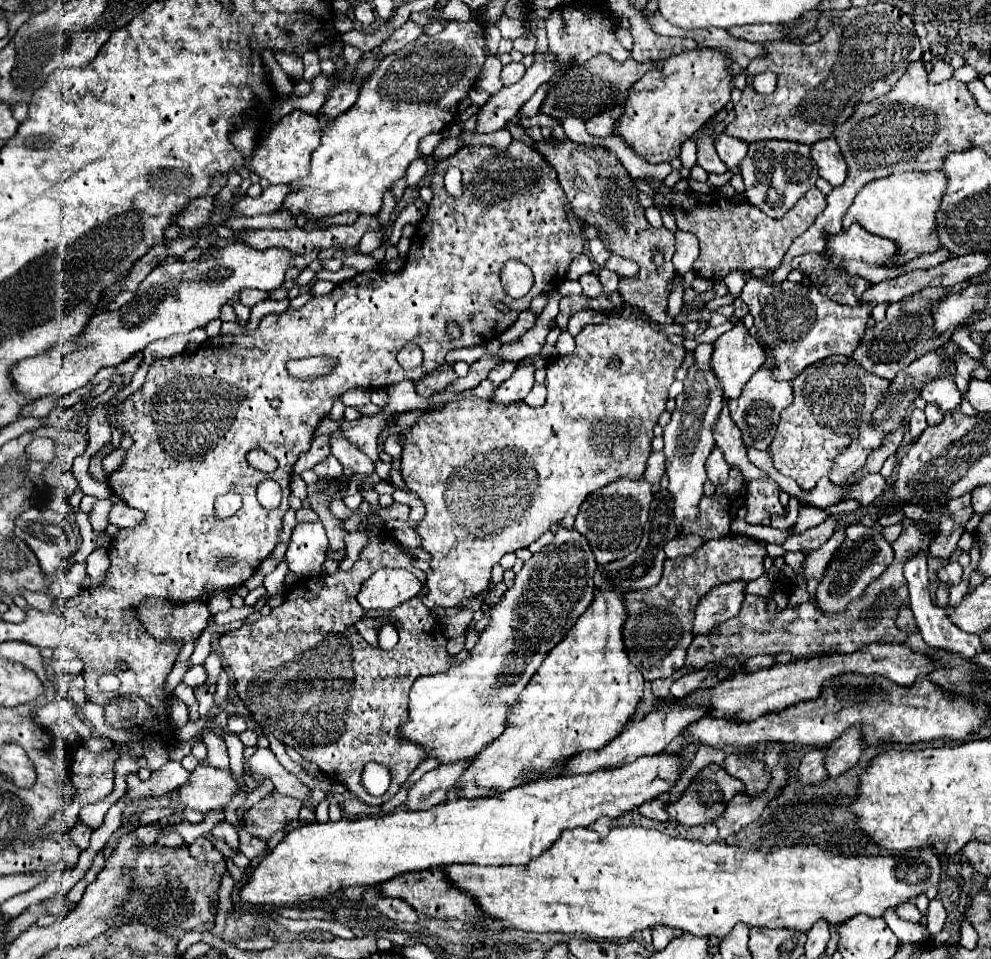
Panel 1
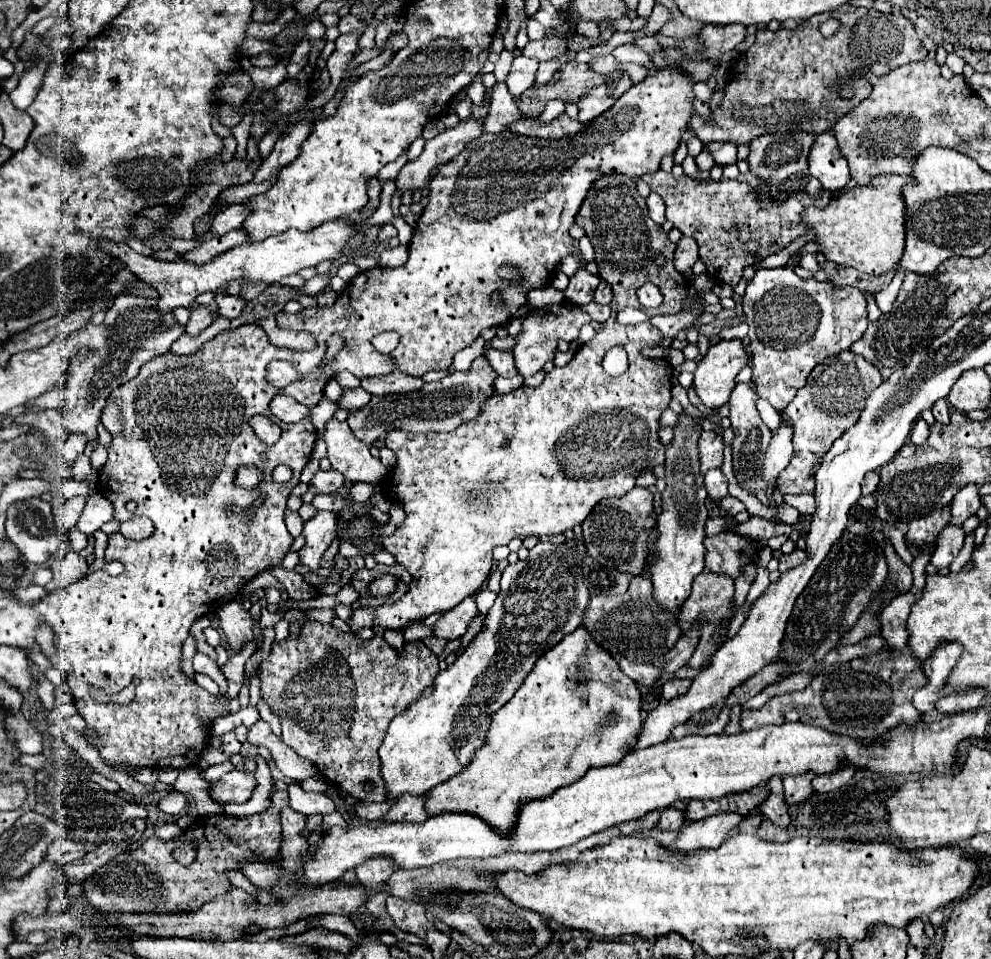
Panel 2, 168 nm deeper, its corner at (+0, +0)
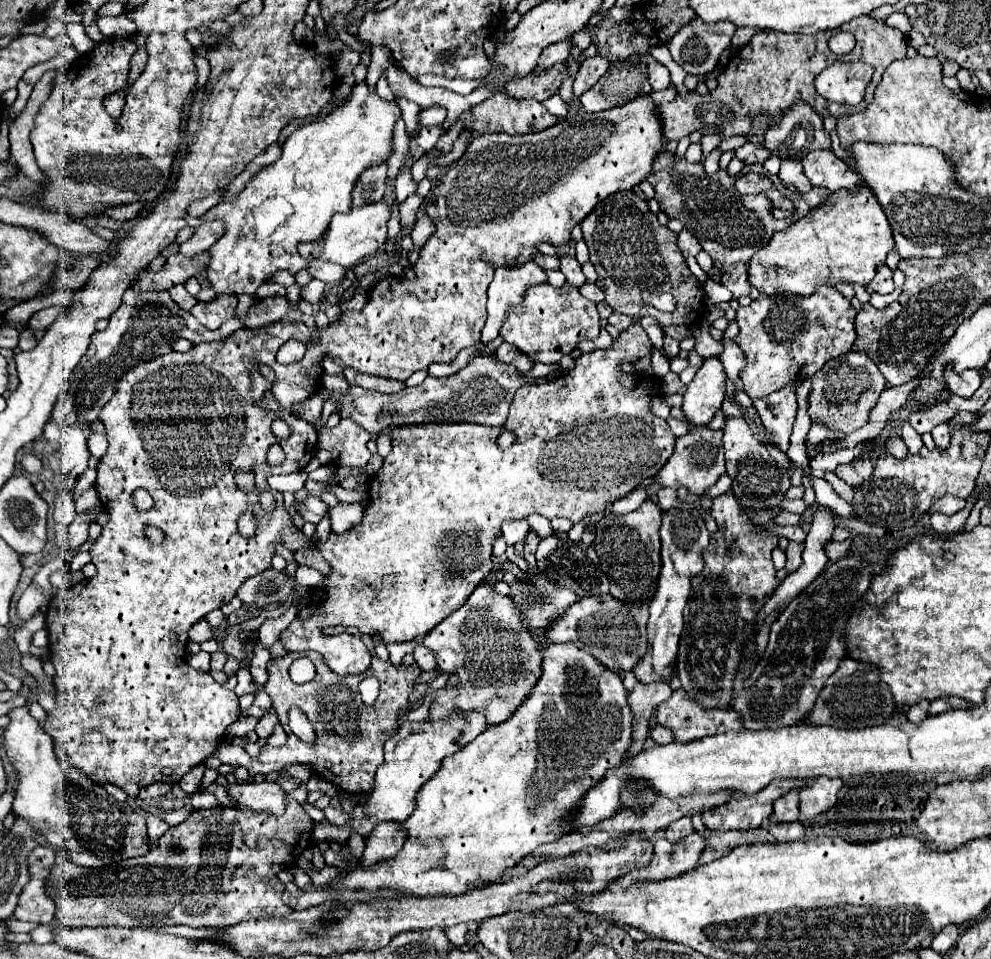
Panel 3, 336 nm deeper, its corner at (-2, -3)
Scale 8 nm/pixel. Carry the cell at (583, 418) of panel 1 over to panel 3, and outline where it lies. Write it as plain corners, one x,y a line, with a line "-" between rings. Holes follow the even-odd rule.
632,324
630,328
622,330
618,340
614,340
614,344
606,350
594,350
590,354
582,354
580,358
576,358
576,366
568,372
562,372
560,376
556,376
554,380
546,382
546,384
526,384
522,388
516,390
514,394
514,400
510,404
510,414
508,414
508,420
506,420
506,430
512,430
516,434
516,442
514,446
502,450
498,448
496,444
496,438
500,434
500,428
492,428
492,426
480,426
480,424
468,424
468,422
460,422
460,424
420,424
420,426
402,426
402,428
394,428
390,438
392,438
392,452
384,458
384,464
382,468
376,472
376,478
370,480
370,508
364,512
364,518
358,526
350,528
348,532
344,534
332,534
328,536
328,542
322,544
318,550
322,552
322,556
330,562
330,566
334,568
334,572
330,576
326,576
326,586
324,588
318,588
318,590
312,590
312,588
300,588
294,578
286,578
284,572
276,572
274,568
268,568
264,574
256,576
256,578
264,578
264,580
272,580
276,584
276,590
266,594
266,592
260,592
260,584
262,582
256,582
256,578
248,578
240,590
238,590
238,598
244,602
244,604
256,604
258,606
258,598
268,598
268,602
286,602
290,592
294,592
294,600
300,596
300,594
308,594
312,598
312,602
318,602
318,608
314,608
314,616
306,622
300,622
300,620
294,620
282,634
280,634
280,640
284,642
286,650
288,652
302,652
304,650
304,636
310,636
308,632
320,632
322,628
326,626
354,626
358,628
362,634
374,634
374,632
380,632
382,634
382,640
384,642
408,642
420,634
428,634
436,624
440,624
446,616
450,616
454,610
458,610
466,600
468,596
474,592
474,588
484,582
488,578
488,574
492,572
492,544
496,538
502,536
502,522
506,520
522,520
522,518
528,518
530,514
542,514
546,516
548,520
554,520
554,518
568,518
572,524
578,524
580,520
584,520
586,516
594,516
598,512
604,512
606,508
610,508
616,500
628,496
636,486
640,486
646,478
652,478
656,476
662,466
668,462
668,458
672,456
674,452
674,434
670,432
670,426
666,424
666,420
662,418
656,418
652,412
650,412
650,404
652,404
652,398
660,392
660,386
662,386
662,380
660,378
638,378
634,388
626,388
622,386
620,378
622,378
622,368
620,364
622,362
628,362
628,364
634,364
640,356
646,356
650,354
652,350
652,342
648,338
648,334
644,332
644,328
640,324

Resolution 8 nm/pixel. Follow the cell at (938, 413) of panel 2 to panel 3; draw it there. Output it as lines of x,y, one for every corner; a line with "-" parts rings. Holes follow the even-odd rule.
940,424
932,430
932,438
936,442
938,448
948,448
950,444
950,426
948,424

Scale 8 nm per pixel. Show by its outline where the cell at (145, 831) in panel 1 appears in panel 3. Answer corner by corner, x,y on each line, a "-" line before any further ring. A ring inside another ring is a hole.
34,878
30,880
20,896
20,902
14,910
16,920
28,920
38,924
50,924
54,920
56,902
52,896
48,896
46,878

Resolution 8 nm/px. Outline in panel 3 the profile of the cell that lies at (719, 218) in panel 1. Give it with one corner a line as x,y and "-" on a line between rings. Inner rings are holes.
658,154
654,162
654,170
648,176
648,182
654,186
656,200
662,212
668,218
676,218
684,224
684,228
698,238
702,248
712,256
714,266
722,272
720,282
734,294
734,298
748,296
748,262
750,256
770,242
770,234
776,230
786,230
790,224
808,214
810,208
824,202
828,190
814,188
796,200
796,212
792,218
776,220
770,212
768,198
762,194
744,196
734,188
736,178
728,176
724,170
718,170
714,176
706,176
704,172
698,176
702,164
690,164
686,160
676,160
672,154

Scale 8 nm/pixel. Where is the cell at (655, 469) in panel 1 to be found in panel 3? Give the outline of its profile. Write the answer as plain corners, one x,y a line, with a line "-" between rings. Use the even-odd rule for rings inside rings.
640,486
640,488
636,488
632,494
628,494
628,498
622,498
620,502
616,502
616,504
612,506
612,512
616,512
616,514
632,512
632,510
636,510
646,498
648,498
648,488

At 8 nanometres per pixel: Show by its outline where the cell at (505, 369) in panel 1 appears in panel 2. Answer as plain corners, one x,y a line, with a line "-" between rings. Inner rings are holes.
490,349
486,353
490,365
496,369
498,375
502,377
514,377
518,373
518,369
514,367
514,355
512,351
496,351
496,349

